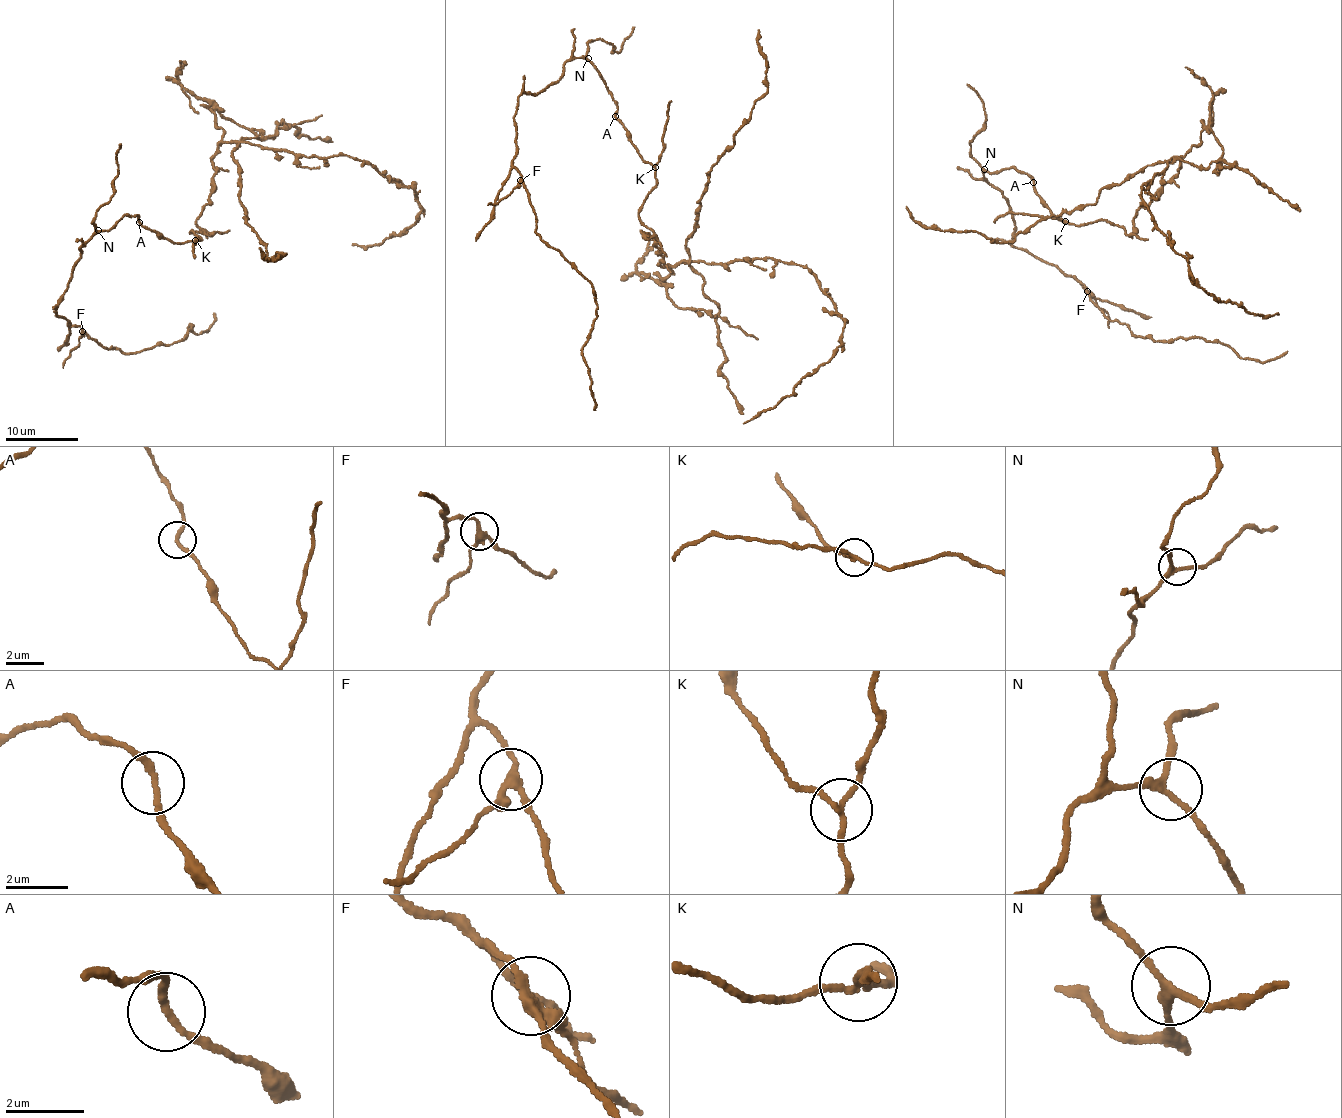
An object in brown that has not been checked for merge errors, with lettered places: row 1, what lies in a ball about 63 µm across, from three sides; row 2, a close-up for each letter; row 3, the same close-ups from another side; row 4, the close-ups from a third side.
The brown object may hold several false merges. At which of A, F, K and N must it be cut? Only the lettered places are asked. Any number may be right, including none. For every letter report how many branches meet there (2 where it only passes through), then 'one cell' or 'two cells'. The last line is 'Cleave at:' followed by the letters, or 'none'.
A: branches 2; one cell
F: branches 3; two cells
K: branches 3; two cells
N: branches 3; one cell
Cleave at: F, K

